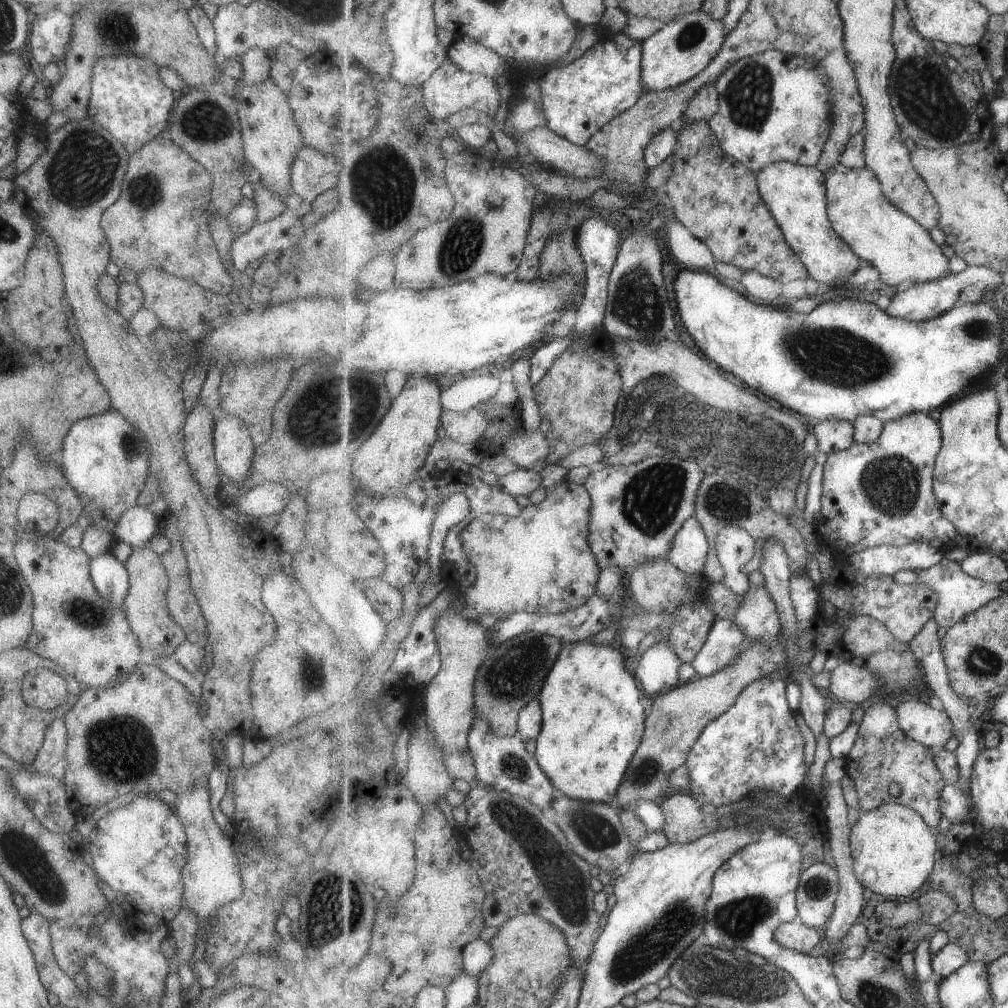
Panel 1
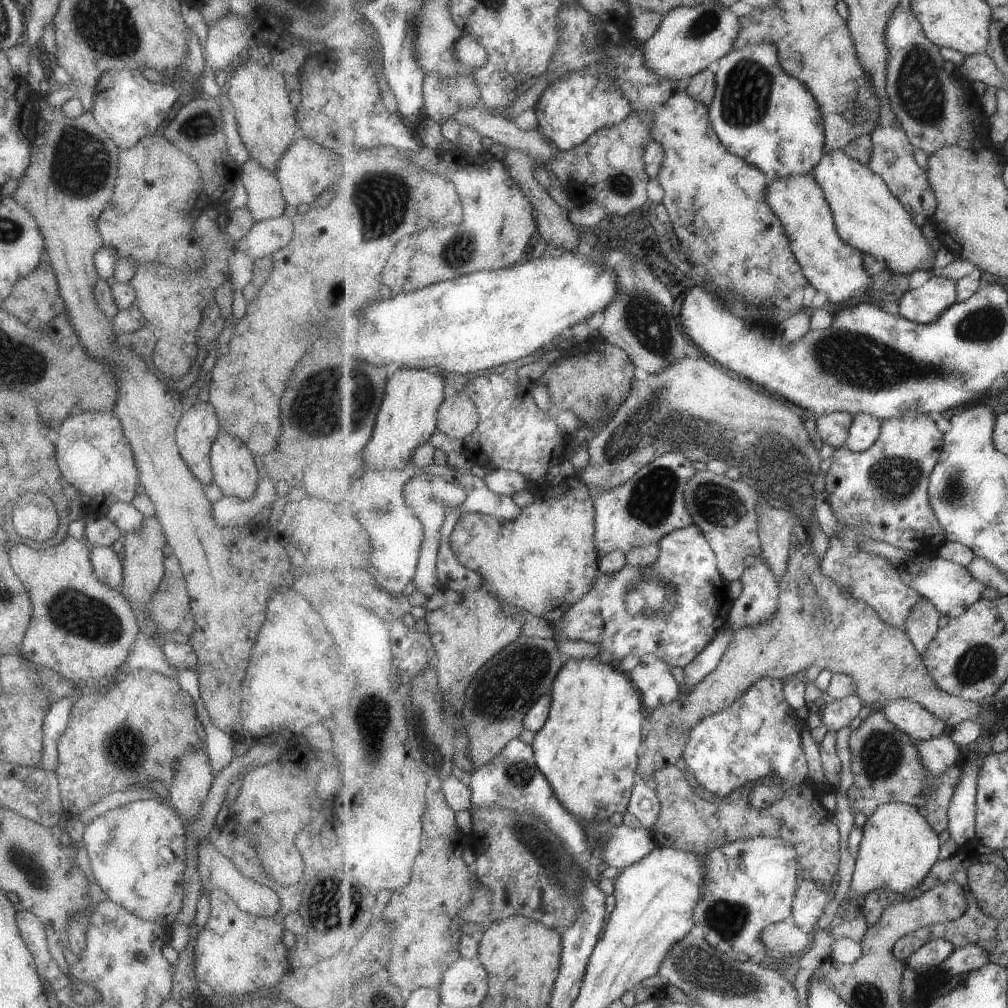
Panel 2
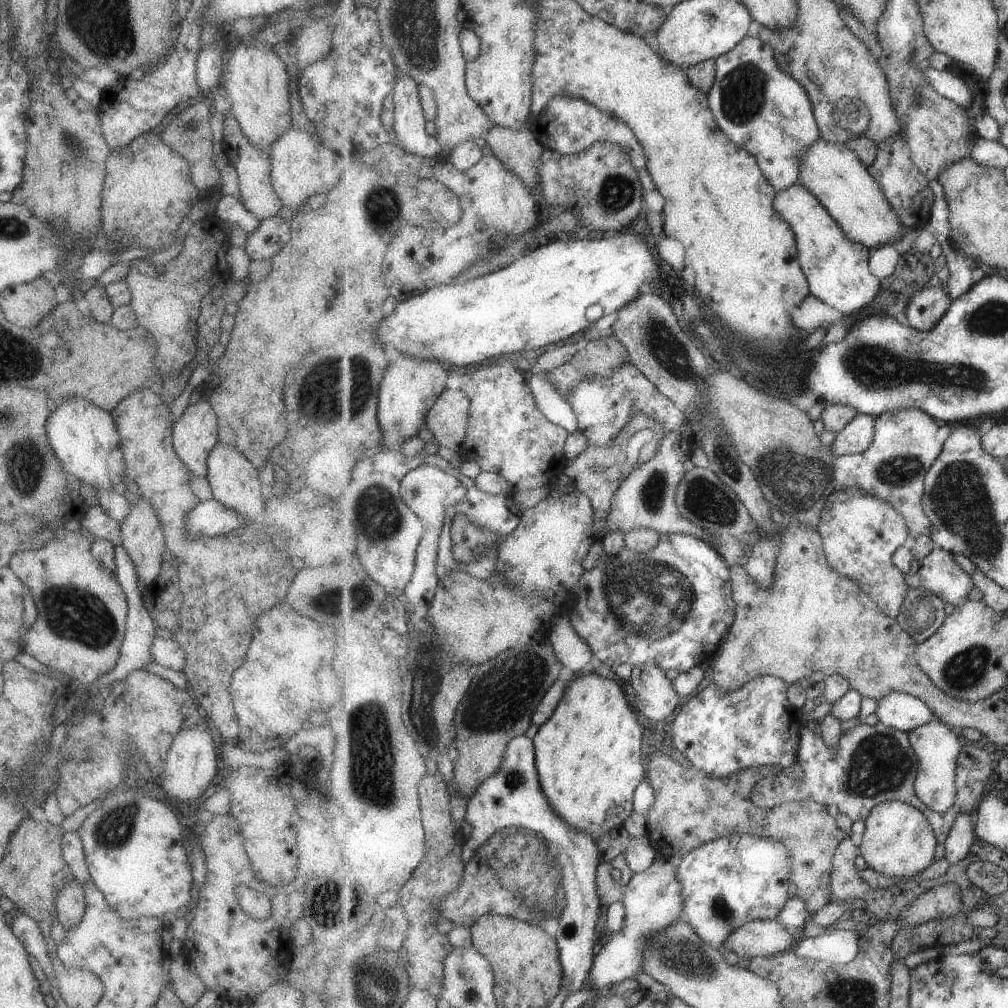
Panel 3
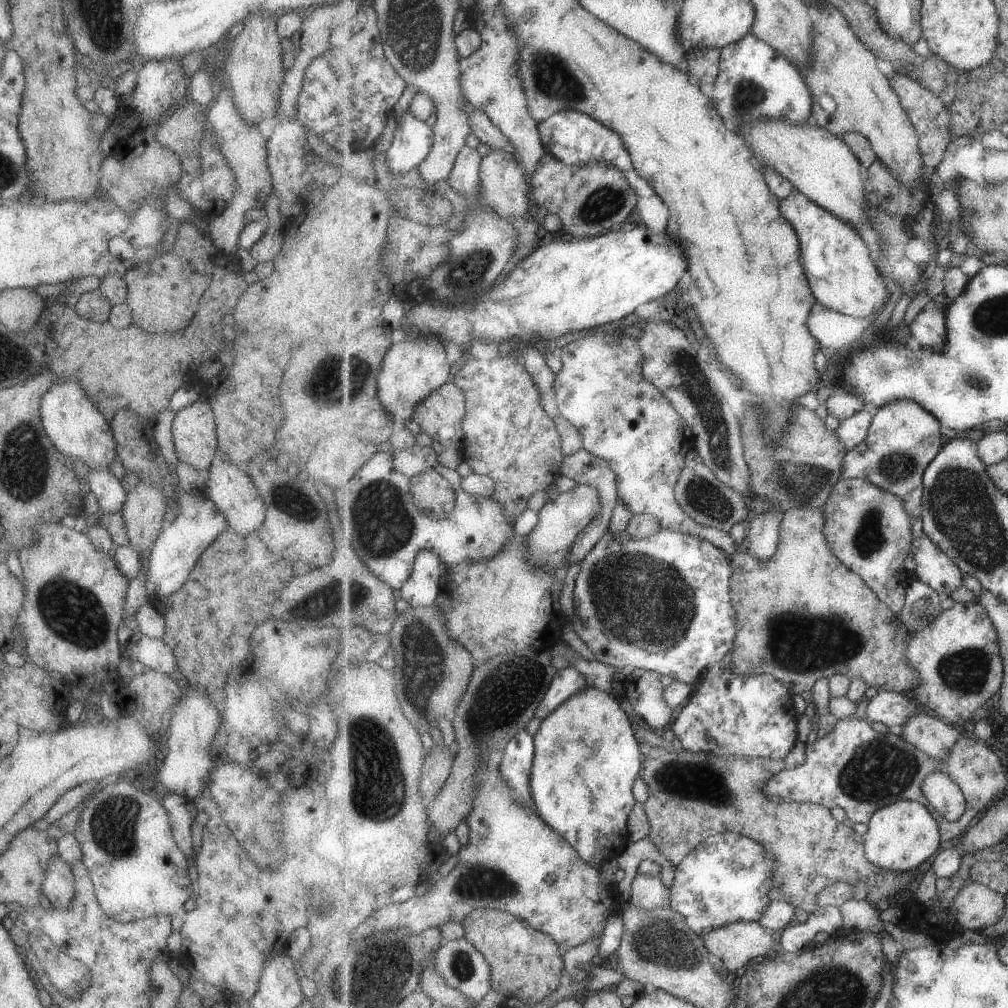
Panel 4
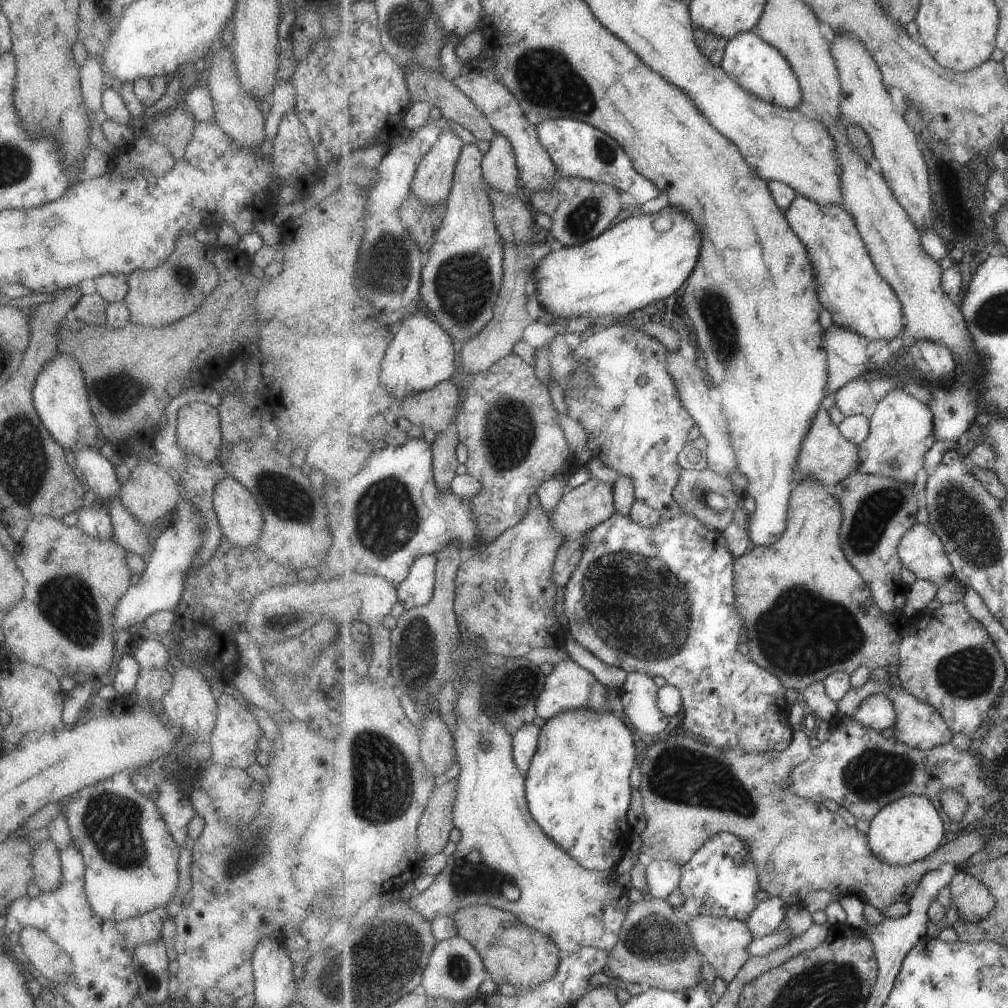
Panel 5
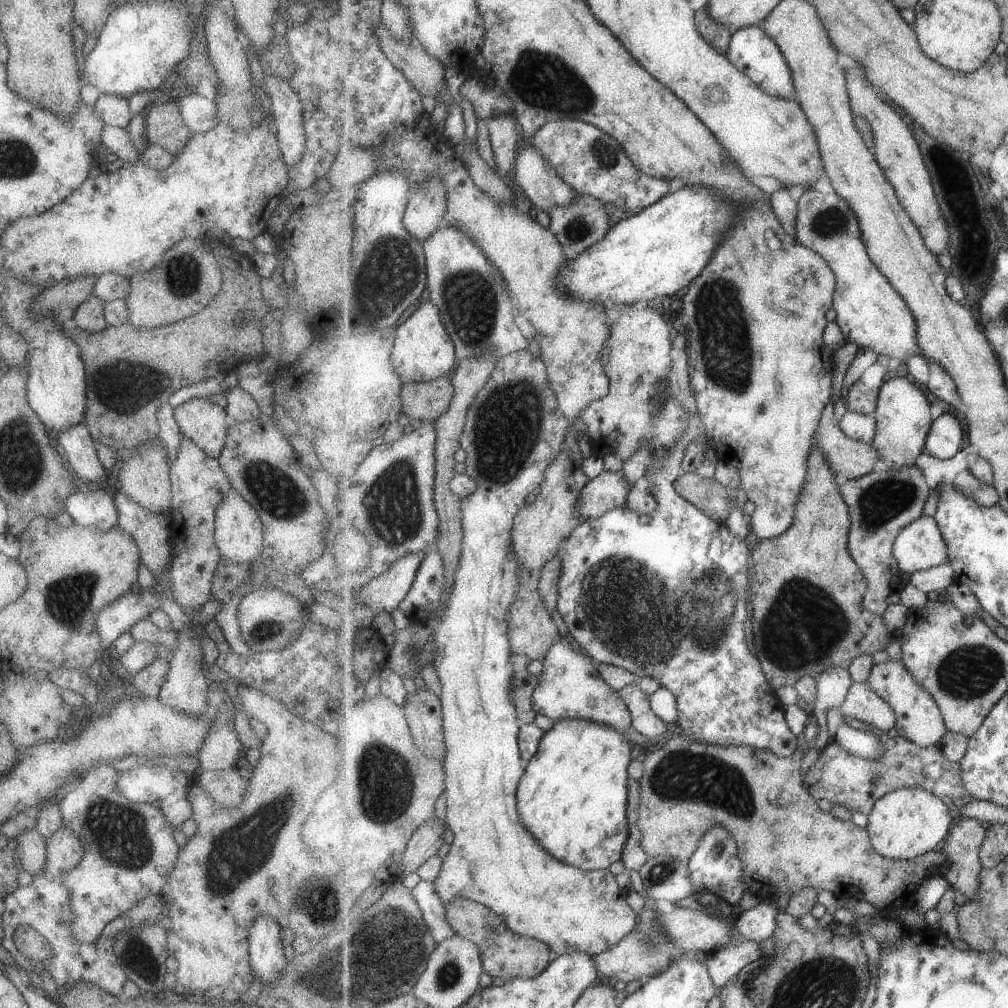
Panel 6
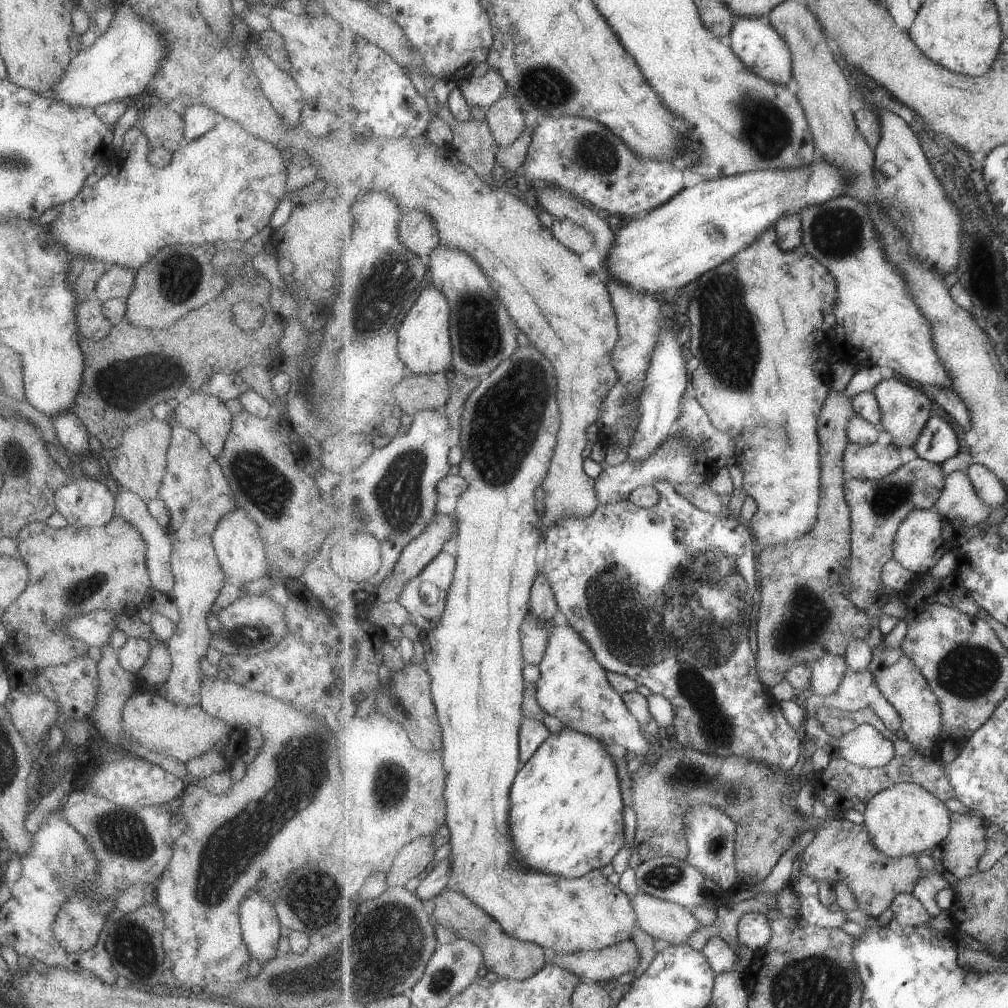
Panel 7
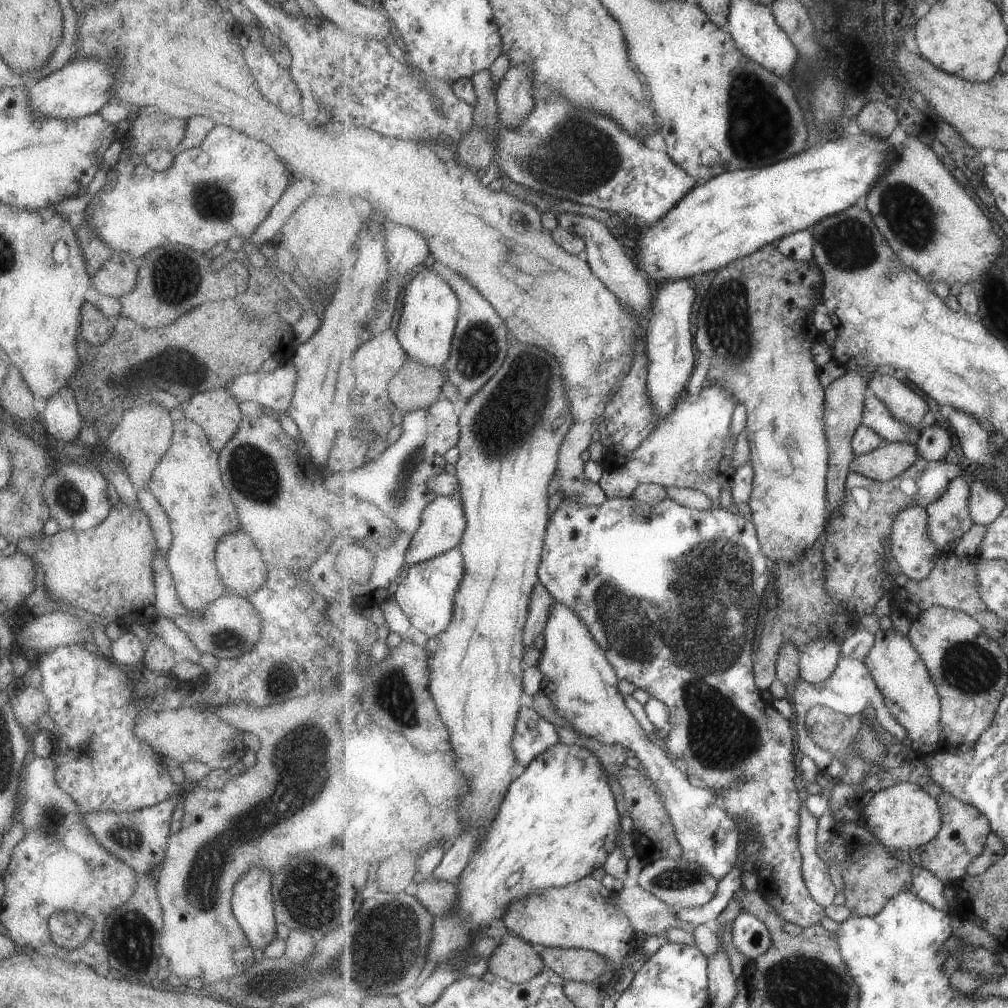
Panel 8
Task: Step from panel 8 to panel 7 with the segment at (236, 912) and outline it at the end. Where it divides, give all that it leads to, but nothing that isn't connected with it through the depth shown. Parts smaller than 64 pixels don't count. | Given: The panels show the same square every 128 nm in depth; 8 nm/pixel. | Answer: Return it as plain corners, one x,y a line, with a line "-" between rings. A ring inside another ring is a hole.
249,892
239,904
239,920
247,952
260,965
273,960
279,951
280,922
272,903
259,892

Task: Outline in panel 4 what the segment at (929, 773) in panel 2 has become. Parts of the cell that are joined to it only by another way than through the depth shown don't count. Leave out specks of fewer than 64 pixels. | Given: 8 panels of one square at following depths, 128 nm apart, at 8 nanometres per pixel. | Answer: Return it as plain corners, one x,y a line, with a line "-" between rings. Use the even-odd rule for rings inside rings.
917,713
898,730
906,742
937,759
945,759
959,740
959,732
945,719
932,714
-
934,773
926,779
924,794
931,802
932,810
949,822
959,820
968,810
963,790
951,778
943,776
943,773

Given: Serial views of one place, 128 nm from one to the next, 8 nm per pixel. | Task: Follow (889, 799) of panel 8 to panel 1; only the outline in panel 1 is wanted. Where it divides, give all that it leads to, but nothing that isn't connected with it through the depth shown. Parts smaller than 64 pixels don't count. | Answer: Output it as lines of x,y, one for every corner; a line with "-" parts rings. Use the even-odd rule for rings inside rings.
885,803
865,811
851,828
854,869
868,893
908,900
929,880
939,857
939,832
912,808

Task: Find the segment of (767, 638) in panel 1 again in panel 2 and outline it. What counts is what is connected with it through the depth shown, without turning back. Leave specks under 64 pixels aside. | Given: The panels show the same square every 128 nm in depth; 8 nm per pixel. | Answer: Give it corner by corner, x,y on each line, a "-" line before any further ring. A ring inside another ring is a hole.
756,558
753,567
744,572
740,579
743,591
734,600
729,624
739,630
745,626
769,621
777,612
780,602
780,583
772,567

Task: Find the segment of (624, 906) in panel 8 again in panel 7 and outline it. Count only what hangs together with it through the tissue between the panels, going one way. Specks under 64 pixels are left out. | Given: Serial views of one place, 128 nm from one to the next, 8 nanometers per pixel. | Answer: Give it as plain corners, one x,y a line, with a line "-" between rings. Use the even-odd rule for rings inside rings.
647,893
630,896
639,925
653,938
673,945
686,944
689,936
701,927
691,910

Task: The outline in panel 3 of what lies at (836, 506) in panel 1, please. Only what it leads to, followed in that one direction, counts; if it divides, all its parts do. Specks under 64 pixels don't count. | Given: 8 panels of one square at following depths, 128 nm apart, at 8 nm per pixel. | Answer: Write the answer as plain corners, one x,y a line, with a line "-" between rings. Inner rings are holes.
912,407
885,412
876,418
875,437
865,452
836,458
836,490
858,487
867,494
890,503
905,516
908,523
910,534
905,546
909,549
919,535
930,537
932,534
932,523
922,502
925,495
924,481
944,450
944,446
935,438
939,428
945,425
944,421

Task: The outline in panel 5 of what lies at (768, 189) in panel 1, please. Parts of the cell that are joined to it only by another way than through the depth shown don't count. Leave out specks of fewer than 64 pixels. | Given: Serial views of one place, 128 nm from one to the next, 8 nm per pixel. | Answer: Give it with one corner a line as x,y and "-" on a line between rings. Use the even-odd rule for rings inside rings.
801,195
793,200
793,204
784,213
793,230
796,230
799,238
808,247
809,258
817,272
817,292
819,292
821,304
831,314
833,323
839,326
849,326
851,330
855,328
857,334
861,334
865,341
870,342
890,343
897,336
905,337
907,318
904,306
896,290
877,270
876,263
873,262
865,240
857,228
854,216
845,207
835,206
835,204
819,204

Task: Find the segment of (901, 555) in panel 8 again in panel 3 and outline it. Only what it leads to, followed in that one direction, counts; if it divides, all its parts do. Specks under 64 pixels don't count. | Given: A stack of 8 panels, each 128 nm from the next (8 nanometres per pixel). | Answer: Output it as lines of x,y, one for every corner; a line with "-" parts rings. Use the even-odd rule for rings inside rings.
936,546
924,559
912,562
906,579
910,588
933,592
954,607
967,602
967,595
976,586
972,575
957,563
955,555

